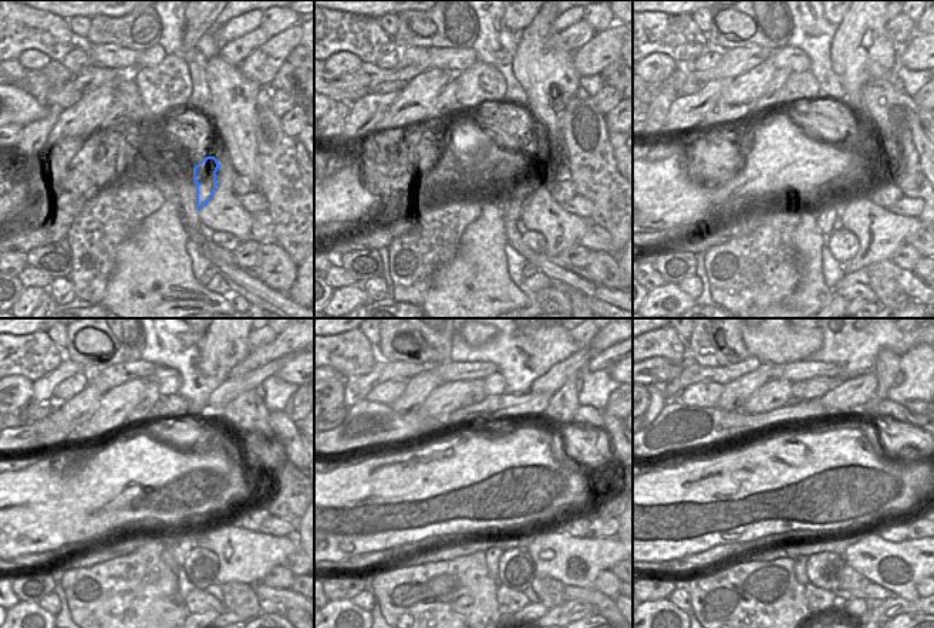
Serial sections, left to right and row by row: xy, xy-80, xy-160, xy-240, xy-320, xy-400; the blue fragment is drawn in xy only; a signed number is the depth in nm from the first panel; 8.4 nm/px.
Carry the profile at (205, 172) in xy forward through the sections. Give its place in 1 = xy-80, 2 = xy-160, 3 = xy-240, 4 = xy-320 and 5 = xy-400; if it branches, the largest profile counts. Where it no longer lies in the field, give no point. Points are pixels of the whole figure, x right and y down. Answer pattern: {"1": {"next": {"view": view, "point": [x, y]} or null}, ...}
{"1": {"next": {"view": "xy-80", "point": [518, 192]}}, "2": {"next": {"view": "xy-160", "point": [825, 220]}}, "3": {"next": {"view": "xy-240", "point": [182, 547]}}, "4": {"next": {"view": "xy-320", "point": [494, 553]}}, "5": {"next": {"view": "xy-400", "point": [801, 561]}}}

